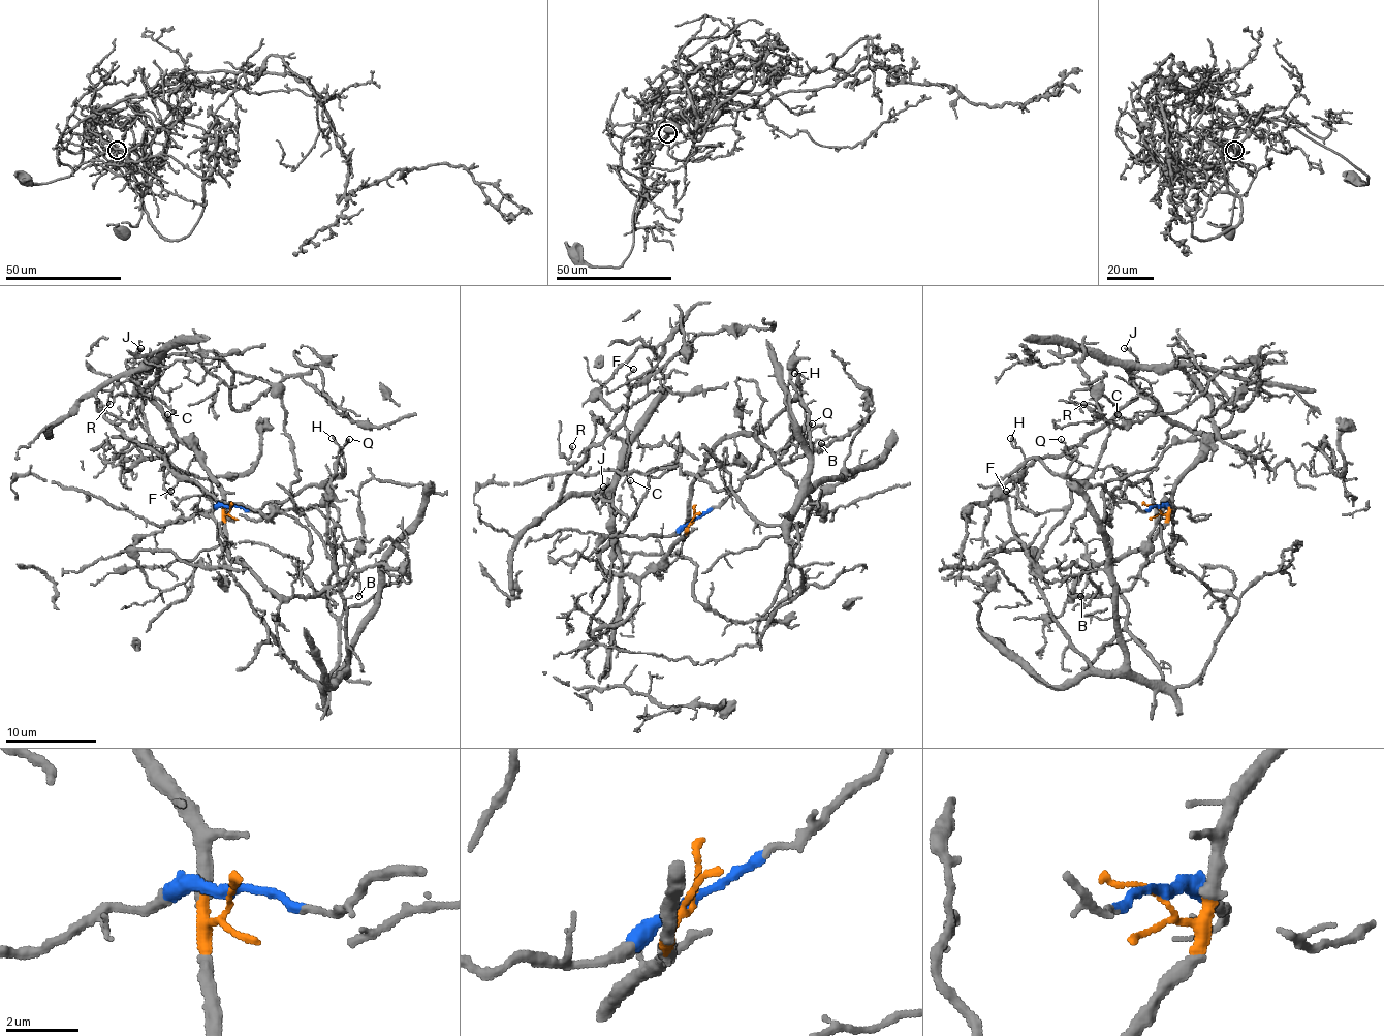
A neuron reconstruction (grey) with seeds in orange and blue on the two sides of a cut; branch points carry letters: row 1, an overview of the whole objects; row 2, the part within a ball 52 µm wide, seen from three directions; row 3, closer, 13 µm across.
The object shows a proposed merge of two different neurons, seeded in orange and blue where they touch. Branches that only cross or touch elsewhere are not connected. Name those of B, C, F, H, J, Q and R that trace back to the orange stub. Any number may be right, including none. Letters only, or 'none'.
B, C, F, J, R

